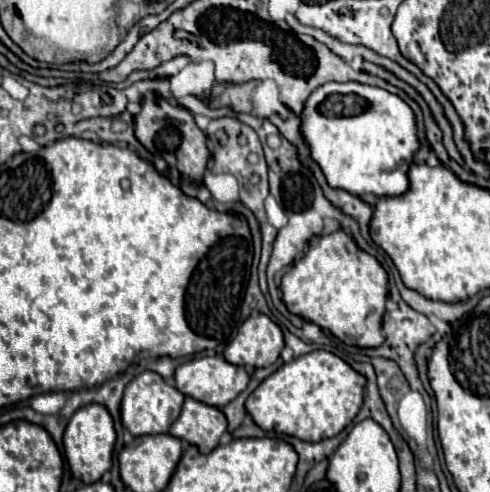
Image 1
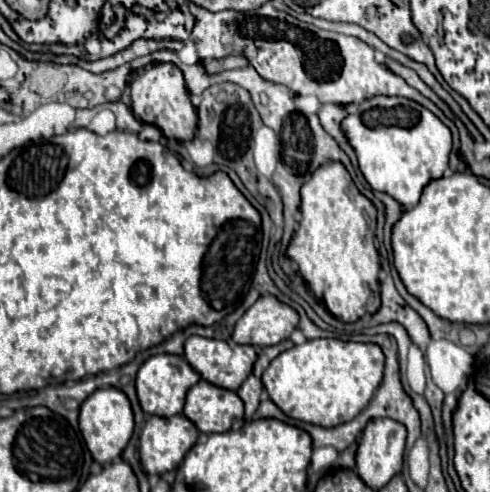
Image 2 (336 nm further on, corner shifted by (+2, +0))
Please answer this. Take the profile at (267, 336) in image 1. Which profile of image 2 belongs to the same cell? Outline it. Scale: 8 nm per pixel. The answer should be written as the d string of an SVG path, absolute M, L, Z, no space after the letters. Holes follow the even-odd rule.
M264 294L236 322L232 340L236 344L274 346L288 340L296 326L298 314L290 306L278 302L274 296Z

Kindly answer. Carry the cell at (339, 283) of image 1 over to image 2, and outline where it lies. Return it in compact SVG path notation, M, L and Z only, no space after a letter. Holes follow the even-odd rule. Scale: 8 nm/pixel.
M330 162L328 166L320 166L312 178L302 186L302 220L298 232L292 236L286 256L298 264L298 274L310 286L310 290L322 290L322 300L332 316L342 322L356 322L364 314L374 314L380 306L380 284L378 284L378 270L380 260L374 248L374 204L362 196L350 174L340 162Z

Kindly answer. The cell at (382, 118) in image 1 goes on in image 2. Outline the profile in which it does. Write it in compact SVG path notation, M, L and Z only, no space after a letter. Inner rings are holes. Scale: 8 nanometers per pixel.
M372 96L362 100L360 104L348 104L348 114L340 124L342 132L348 138L348 144L354 148L358 156L358 168L364 174L366 182L372 190L386 192L404 208L416 206L422 194L422 188L444 174L448 168L448 154L452 148L450 130L424 106L414 100L402 96Z

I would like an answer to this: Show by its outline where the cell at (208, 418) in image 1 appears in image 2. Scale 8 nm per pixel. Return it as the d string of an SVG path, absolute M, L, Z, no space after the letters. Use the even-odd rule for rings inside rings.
M200 380L186 396L184 412L200 432L228 432L232 418L244 416L242 400L236 392L222 390L206 380Z

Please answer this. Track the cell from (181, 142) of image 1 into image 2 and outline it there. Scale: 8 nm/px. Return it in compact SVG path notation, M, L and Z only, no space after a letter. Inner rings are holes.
M152 64L144 68L144 74L134 78L130 84L132 90L132 112L146 124L154 124L162 130L166 138L174 138L180 142L192 140L198 126L196 108L190 102L184 76L174 64Z

